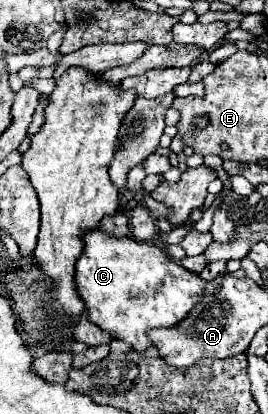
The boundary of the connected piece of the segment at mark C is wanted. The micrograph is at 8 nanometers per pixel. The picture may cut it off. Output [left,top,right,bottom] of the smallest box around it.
[75,229,205,351]

